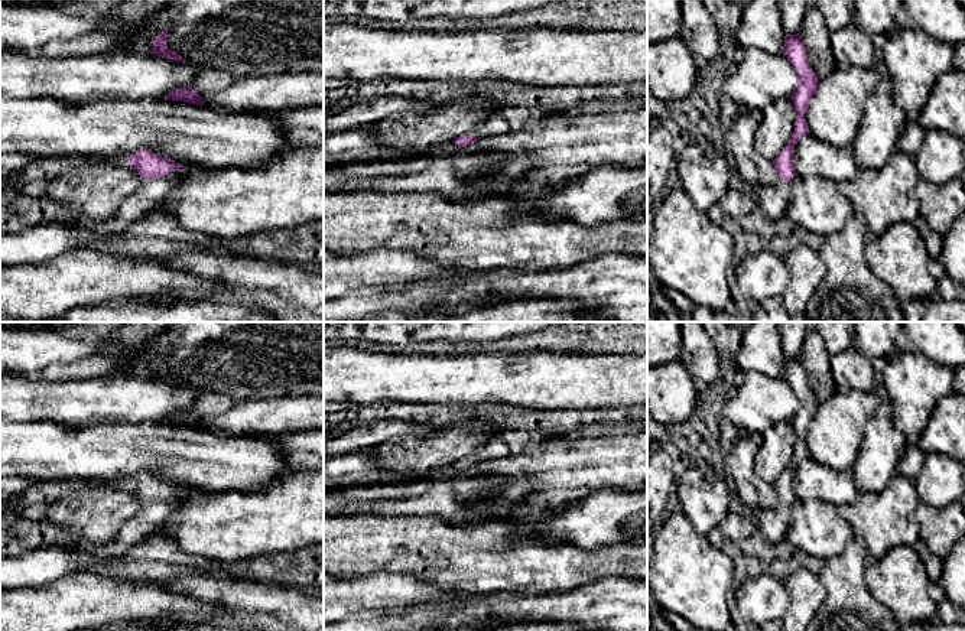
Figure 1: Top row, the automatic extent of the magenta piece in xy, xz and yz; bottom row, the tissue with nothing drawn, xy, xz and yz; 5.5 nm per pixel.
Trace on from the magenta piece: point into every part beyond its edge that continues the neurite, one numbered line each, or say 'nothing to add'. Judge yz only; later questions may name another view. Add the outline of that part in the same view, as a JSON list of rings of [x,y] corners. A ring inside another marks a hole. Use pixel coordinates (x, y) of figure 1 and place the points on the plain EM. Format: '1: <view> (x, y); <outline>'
1: yz (773, 523); [[[780,502],[771,510],[756,510],[754,520],[763,539],[776,544],[786,539],[786,530],[792,518],[792,508],[786,502]]]

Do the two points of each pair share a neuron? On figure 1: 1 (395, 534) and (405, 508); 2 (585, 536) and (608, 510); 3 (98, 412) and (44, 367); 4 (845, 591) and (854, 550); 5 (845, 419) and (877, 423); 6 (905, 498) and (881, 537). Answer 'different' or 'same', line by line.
1: different
2: same
3: different
4: same
5: different
6: same

